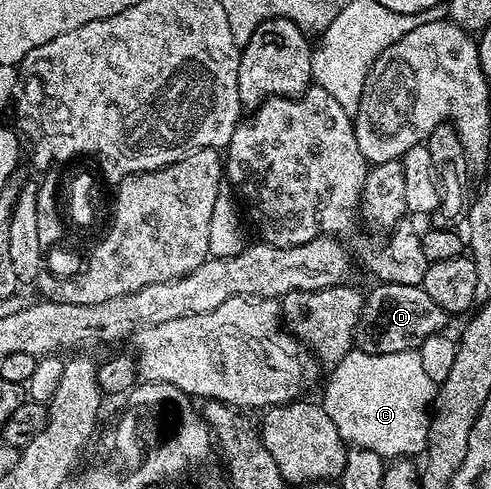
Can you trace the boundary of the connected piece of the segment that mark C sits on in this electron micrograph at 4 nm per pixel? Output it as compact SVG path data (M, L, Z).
M353 349L341 363L331 368L332 376L324 387L322 406L330 421L334 421L345 444L370 449L381 455L385 461L423 456L428 444L428 416L437 384L432 383L428 374L425 374L419 355L419 350L416 349L381 355L371 355L365 351Z

